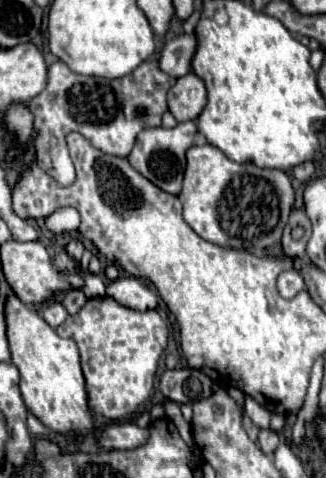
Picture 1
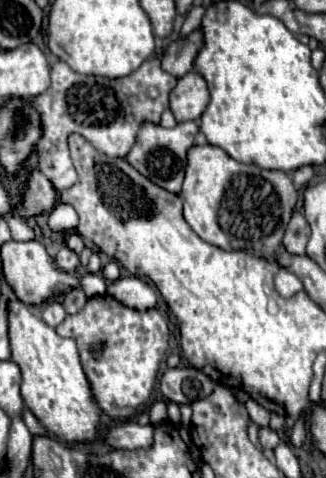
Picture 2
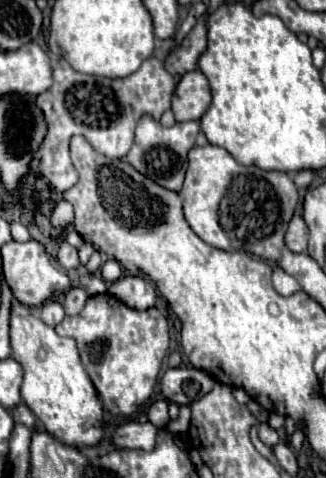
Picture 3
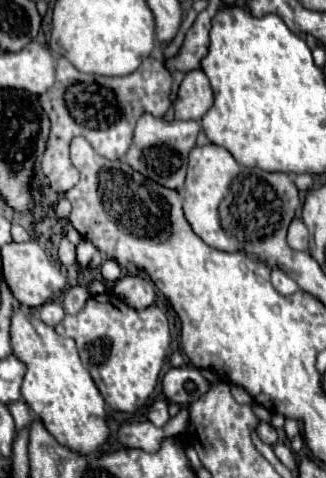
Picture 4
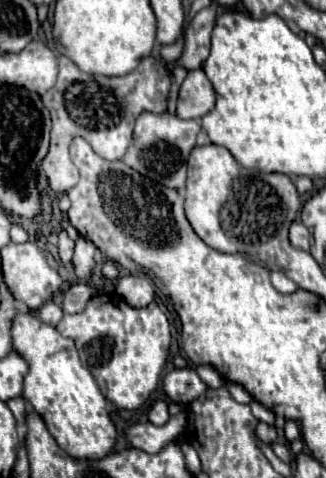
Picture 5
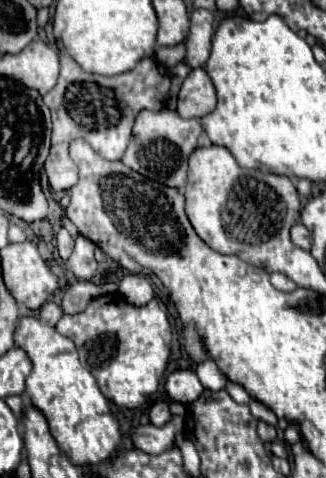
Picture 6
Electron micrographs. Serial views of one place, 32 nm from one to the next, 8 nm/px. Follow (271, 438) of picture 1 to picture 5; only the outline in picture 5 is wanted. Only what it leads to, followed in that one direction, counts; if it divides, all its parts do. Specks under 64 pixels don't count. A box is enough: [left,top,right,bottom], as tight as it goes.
[256,422,276,444]

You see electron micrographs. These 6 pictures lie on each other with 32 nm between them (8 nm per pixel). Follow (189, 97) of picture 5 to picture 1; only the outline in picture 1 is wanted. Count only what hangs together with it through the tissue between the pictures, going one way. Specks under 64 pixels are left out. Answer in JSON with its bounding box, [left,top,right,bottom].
[168,72,206,122]

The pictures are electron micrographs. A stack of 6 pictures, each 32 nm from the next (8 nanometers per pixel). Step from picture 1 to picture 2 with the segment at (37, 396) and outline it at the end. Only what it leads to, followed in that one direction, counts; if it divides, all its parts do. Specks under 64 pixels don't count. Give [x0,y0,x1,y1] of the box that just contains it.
[8,298,100,442]

